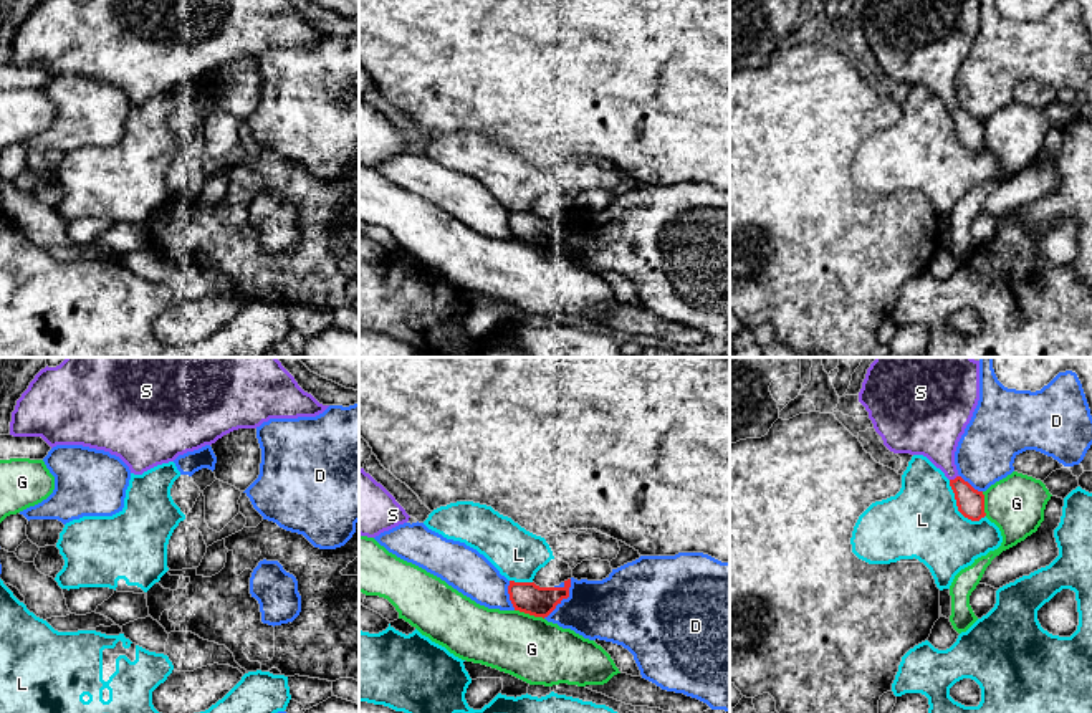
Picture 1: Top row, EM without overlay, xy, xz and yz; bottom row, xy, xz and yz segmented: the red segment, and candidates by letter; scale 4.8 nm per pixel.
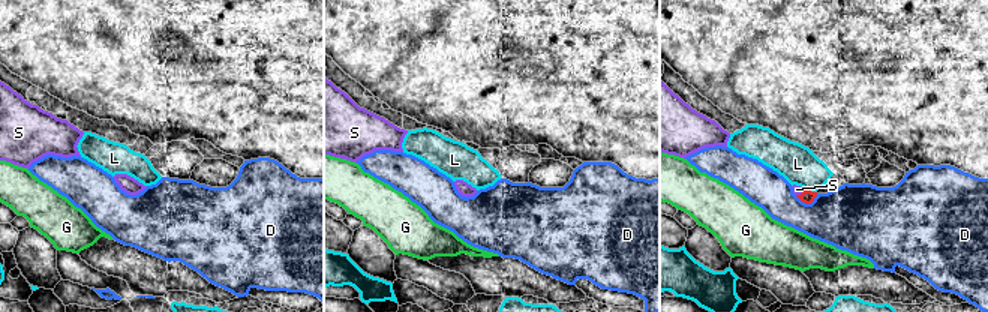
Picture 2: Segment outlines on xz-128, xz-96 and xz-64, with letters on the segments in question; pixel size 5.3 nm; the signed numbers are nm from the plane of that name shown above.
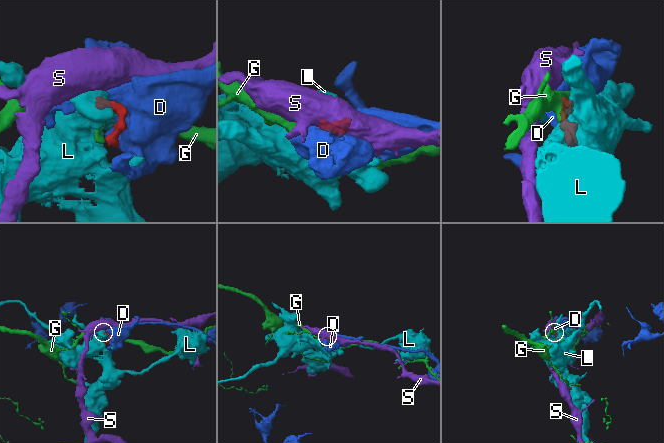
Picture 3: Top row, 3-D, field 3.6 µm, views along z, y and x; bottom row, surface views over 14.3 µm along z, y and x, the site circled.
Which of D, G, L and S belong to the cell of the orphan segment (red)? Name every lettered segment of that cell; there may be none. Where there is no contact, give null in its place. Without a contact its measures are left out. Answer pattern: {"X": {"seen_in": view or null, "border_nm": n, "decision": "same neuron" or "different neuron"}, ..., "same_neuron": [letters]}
{"D": {"seen_in": "xz", "border_nm": 240, "decision": "different neuron"}, "G": {"seen_in": "xz", "border_nm": 150, "decision": "different neuron"}, "L": {"seen_in": "yz", "border_nm": 260, "decision": "different neuron"}, "S": {"seen_in": "yz", "border_nm": 50, "decision": "same neuron"}, "same_neuron": ["S"]}

